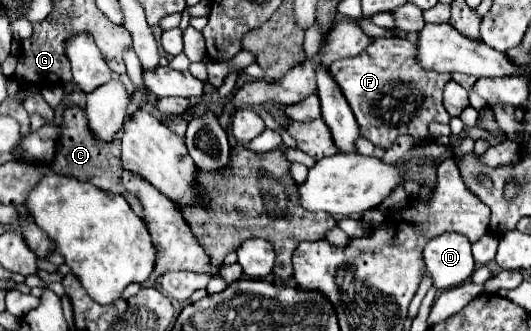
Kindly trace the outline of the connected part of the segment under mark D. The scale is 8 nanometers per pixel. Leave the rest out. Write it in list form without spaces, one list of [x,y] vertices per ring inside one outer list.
[[[441,234],[427,242],[425,250],[427,276],[433,278],[437,290],[463,284],[475,270],[471,242],[463,234]]]

